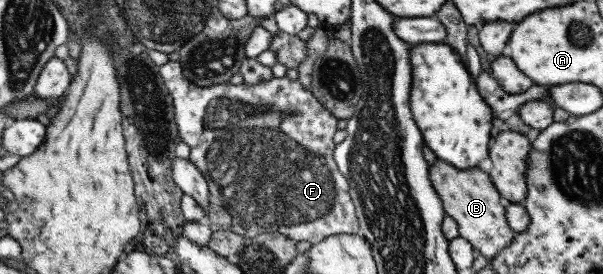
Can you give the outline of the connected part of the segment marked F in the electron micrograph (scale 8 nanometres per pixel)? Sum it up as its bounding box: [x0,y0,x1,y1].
[158,61,359,245]

